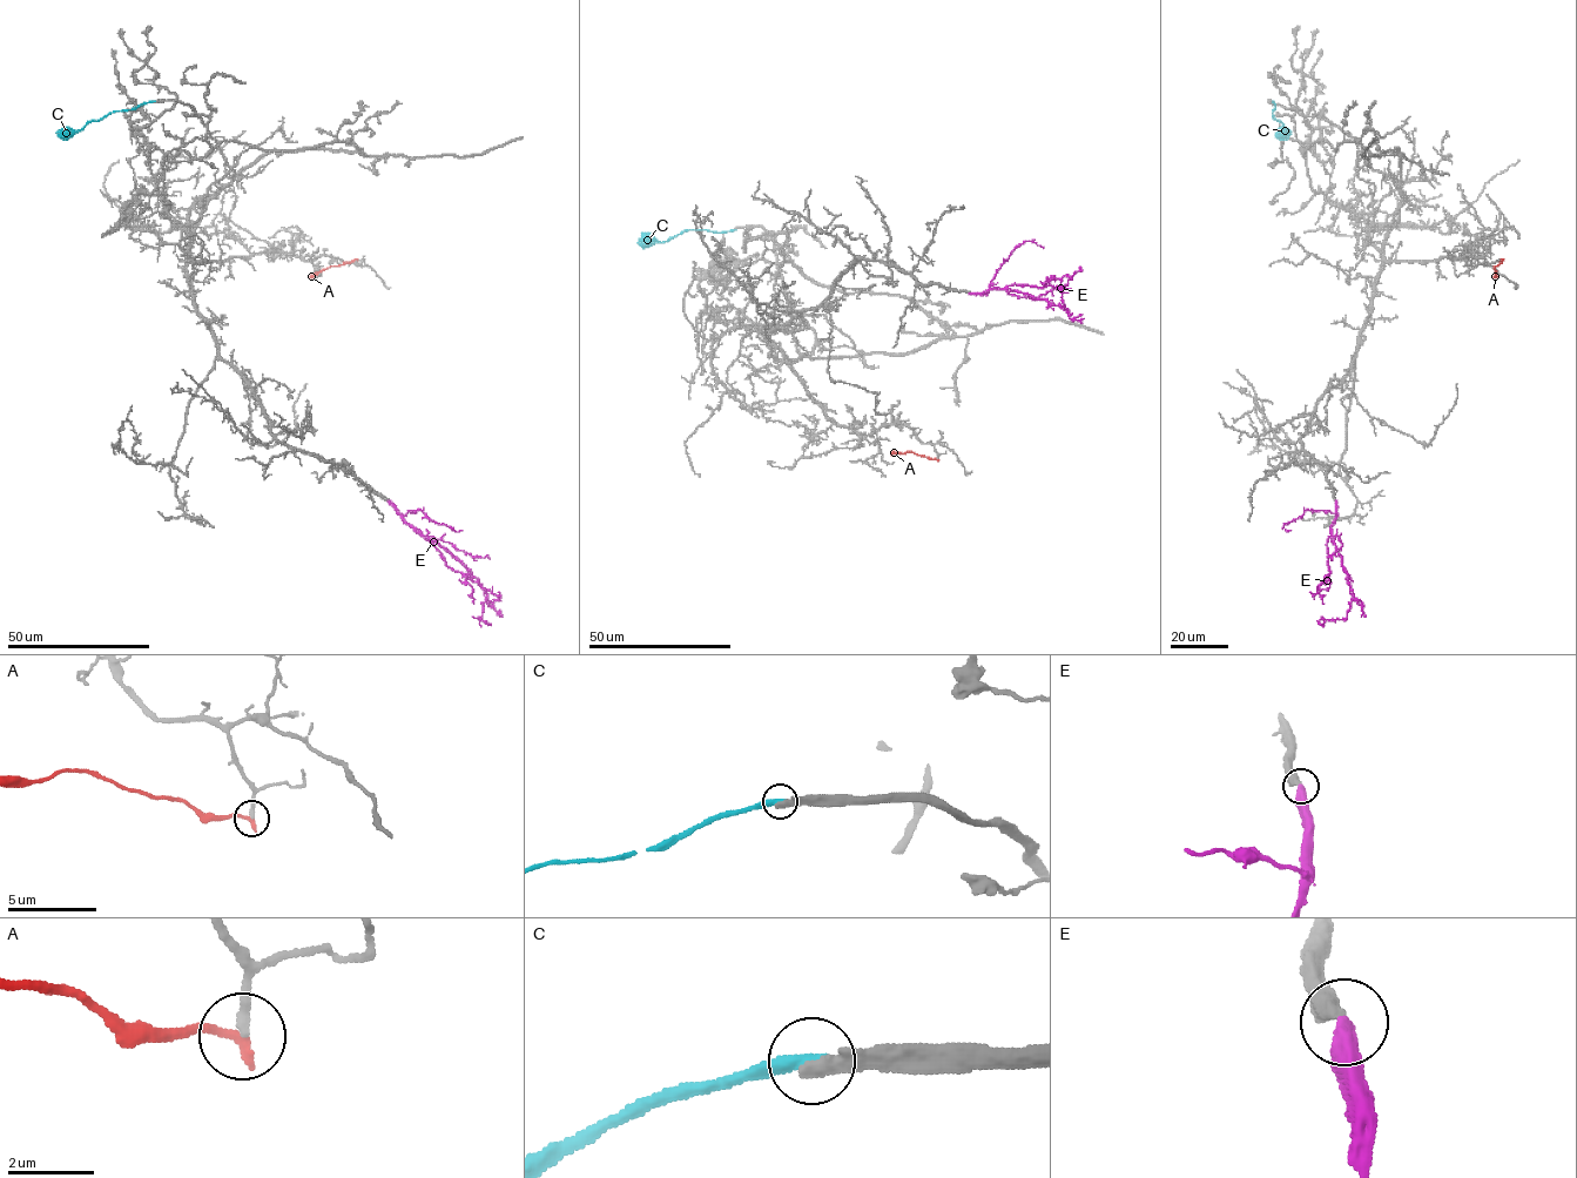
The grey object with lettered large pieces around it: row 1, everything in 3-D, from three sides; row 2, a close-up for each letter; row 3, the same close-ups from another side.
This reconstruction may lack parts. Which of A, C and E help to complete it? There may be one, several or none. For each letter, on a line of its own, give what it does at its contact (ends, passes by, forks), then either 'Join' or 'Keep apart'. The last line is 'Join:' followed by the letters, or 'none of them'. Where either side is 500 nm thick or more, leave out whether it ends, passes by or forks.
A: It ends there. Keep apart
C: It ends there. Keep apart
E: Join
Join: E

